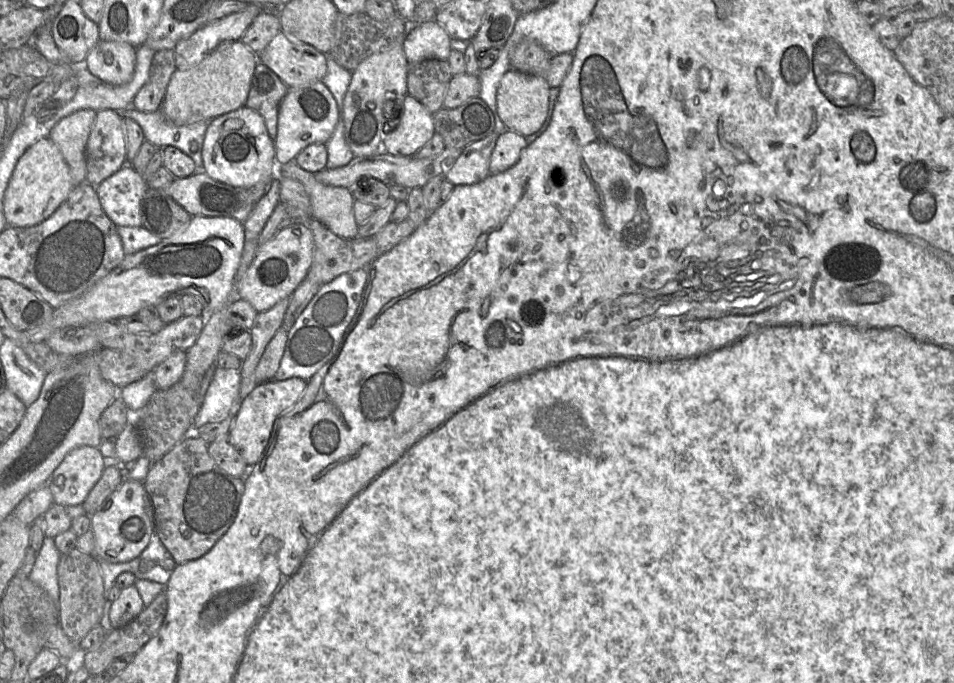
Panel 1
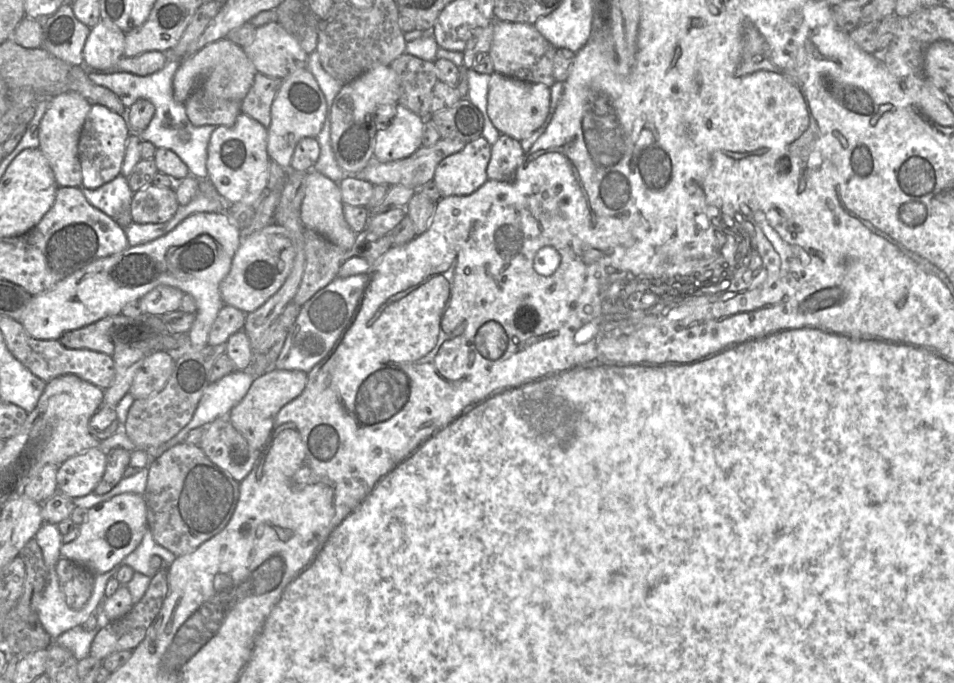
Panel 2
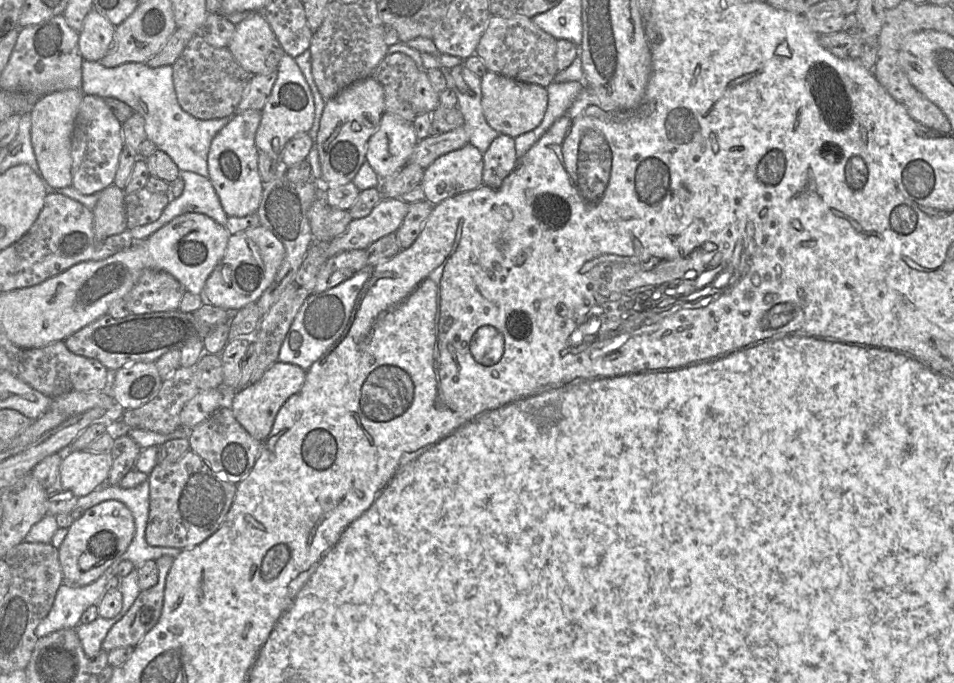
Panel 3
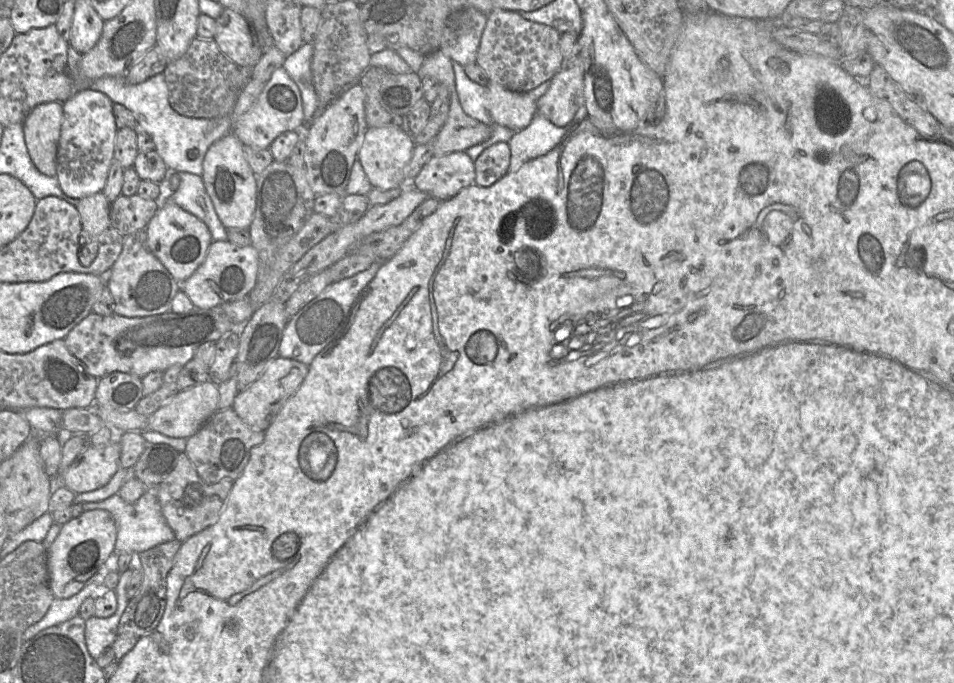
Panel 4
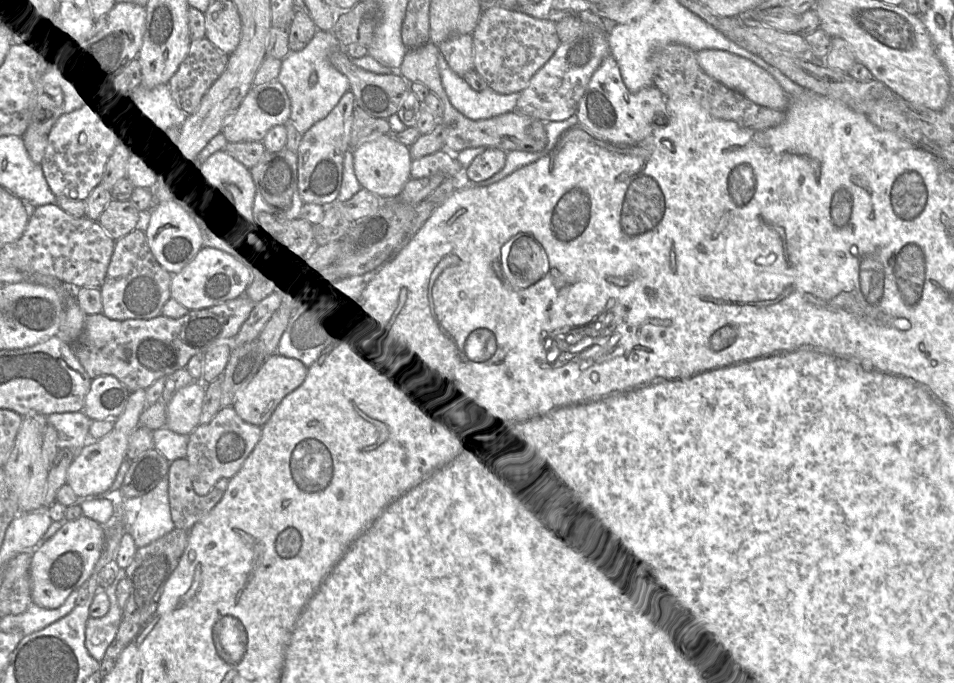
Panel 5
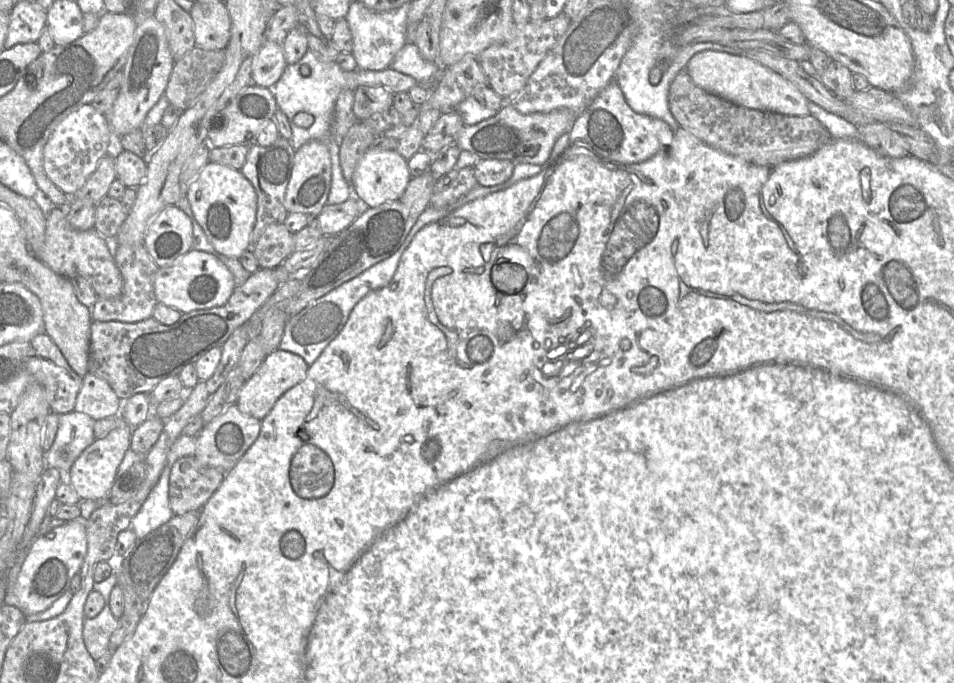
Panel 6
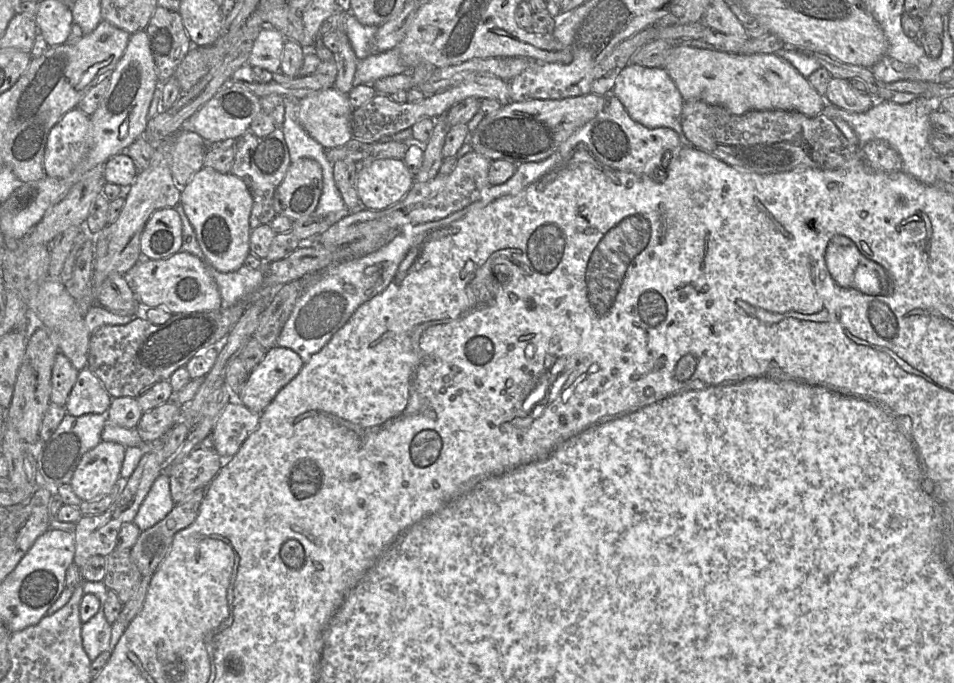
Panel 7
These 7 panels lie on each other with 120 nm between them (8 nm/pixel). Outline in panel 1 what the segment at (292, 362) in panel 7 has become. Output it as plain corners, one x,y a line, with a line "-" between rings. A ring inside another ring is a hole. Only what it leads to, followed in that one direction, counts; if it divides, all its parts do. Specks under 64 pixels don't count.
298,377
282,381
273,378
257,384
240,401
228,436
230,443
237,449
249,467
254,466
260,460
268,444
274,421
298,401
306,387
307,381

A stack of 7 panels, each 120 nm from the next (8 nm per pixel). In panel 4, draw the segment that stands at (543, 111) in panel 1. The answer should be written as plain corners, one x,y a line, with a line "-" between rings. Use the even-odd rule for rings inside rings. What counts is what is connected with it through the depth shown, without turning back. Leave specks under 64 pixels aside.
489,81
488,112
494,123
519,131
527,127
537,114
537,104
526,92
509,90

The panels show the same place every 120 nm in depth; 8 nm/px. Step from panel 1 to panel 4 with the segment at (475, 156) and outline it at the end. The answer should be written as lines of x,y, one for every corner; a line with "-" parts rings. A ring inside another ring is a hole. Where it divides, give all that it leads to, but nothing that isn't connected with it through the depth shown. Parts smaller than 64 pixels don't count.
456,151
433,155
409,184
428,197
444,201
473,184
474,180
474,161
465,151

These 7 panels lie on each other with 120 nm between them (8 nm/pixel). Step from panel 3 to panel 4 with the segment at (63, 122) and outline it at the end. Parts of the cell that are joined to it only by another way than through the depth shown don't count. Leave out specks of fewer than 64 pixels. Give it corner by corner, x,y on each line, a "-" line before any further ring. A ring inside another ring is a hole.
63,103
37,105
23,122
28,154
42,174
56,176
56,155
63,120

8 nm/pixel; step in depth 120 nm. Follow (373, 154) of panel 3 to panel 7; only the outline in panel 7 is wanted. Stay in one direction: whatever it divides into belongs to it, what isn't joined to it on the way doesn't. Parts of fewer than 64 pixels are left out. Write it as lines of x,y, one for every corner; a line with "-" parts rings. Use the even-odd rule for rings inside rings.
373,159
358,164
357,194
360,206
369,210
383,210
398,203
414,182
403,159

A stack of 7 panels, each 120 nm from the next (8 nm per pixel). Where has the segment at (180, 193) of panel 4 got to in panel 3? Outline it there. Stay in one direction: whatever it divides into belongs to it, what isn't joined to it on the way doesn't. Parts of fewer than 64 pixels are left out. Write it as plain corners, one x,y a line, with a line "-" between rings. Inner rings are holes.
180,171
184,182
182,194
171,199
161,216
154,222
129,230
134,241
144,240
177,216
200,213
225,227
227,215
208,177
190,171

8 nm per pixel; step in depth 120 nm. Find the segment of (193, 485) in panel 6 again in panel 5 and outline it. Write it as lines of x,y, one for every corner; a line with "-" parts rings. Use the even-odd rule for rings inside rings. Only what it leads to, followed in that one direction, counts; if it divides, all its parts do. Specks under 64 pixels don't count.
186,458
170,463
169,505
174,526
189,531
221,500
229,479
220,479
207,495
198,495
192,484
190,465

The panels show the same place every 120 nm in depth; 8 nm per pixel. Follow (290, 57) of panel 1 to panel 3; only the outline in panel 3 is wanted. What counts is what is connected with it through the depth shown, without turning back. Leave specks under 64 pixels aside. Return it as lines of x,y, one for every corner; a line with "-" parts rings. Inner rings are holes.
254,13
235,25
227,49
241,67
252,75
277,72
285,53
261,13

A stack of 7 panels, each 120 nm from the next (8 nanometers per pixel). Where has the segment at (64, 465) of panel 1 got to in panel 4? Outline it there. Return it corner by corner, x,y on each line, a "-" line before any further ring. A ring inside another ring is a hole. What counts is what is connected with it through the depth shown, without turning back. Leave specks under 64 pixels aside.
119,437
103,447
89,446
61,475
61,484
75,494
90,492
106,485
119,470

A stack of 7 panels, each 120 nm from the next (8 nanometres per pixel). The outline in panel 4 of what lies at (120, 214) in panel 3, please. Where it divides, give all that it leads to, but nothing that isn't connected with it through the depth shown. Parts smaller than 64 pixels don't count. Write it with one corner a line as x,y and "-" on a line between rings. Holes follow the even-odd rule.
102,192
79,199
77,205
81,218
82,234
79,240
79,260
87,266
95,259
100,235
110,227
110,205

